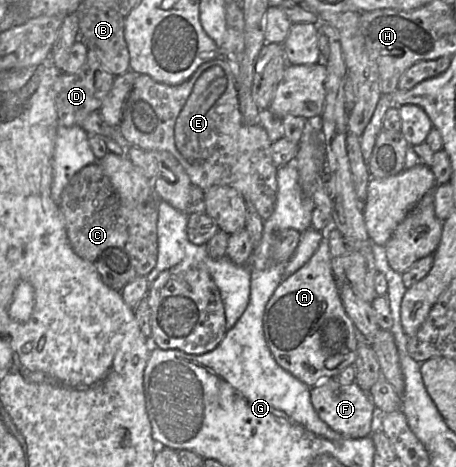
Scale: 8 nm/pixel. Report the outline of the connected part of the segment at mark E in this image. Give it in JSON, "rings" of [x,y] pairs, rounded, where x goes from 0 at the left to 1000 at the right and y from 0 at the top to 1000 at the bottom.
{"rings":[[[491,124],[443,137],[419,167],[390,184],[300,158],[261,281],[285,310],[375,328],[406,362],[421,396],[445,407],[467,396],[500,396],[529,413],[579,473],[596,460],[610,364],[596,343],[596,304],[572,268],[544,268],[533,257],[520,182]]]}

